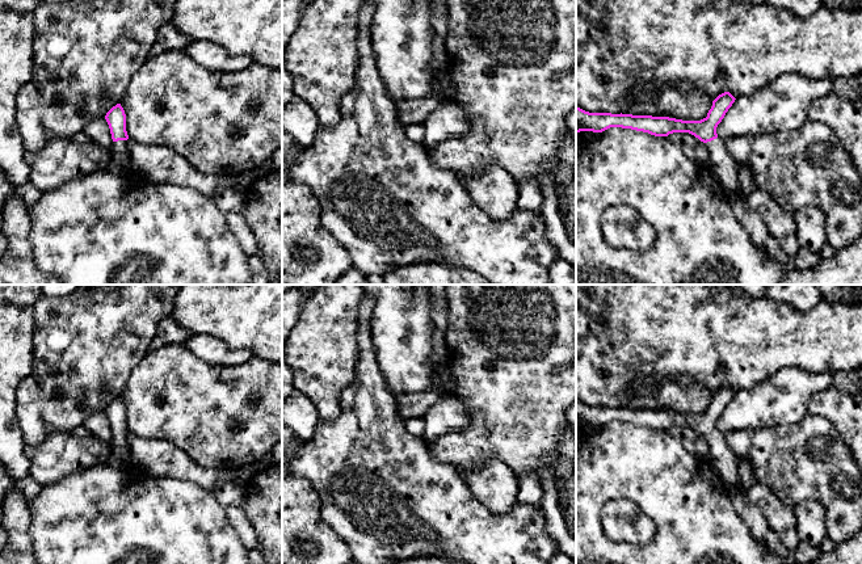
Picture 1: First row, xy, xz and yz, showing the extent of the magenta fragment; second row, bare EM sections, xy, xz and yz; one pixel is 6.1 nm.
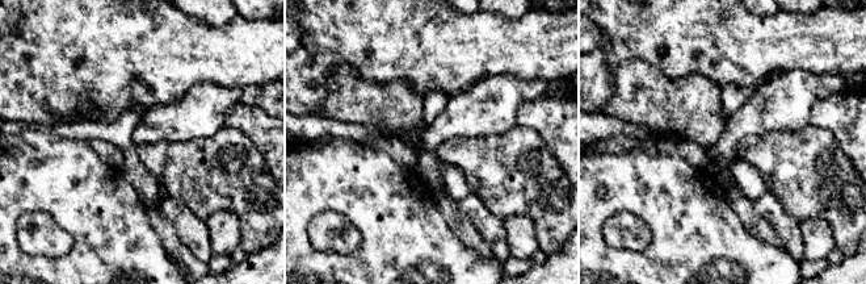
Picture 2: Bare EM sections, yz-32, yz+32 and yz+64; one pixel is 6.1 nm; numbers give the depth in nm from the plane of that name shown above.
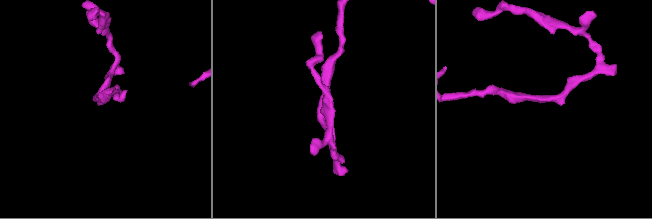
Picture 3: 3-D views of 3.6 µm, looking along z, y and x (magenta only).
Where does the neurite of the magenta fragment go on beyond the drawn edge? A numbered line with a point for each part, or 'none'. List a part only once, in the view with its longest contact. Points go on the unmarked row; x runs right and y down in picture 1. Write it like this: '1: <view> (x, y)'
1: xy (120, 457)

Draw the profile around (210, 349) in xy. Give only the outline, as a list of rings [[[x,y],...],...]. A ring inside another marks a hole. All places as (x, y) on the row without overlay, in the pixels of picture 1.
[[[192,334],[185,348],[195,357],[219,366],[237,366],[251,361],[253,354],[245,349],[230,349],[222,340],[203,334]]]

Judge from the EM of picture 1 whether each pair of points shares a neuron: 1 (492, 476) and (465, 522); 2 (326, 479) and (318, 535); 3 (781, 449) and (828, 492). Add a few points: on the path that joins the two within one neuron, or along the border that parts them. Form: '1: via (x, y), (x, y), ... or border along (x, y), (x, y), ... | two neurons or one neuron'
1: border along (459, 474), (470, 491), (491, 512), (505, 513) | two neurons
2: border along (311, 484), (319, 496), (320, 517), (340, 537) | two neurons
3: via (793, 461), (798, 462), (816, 480) | one neuron

